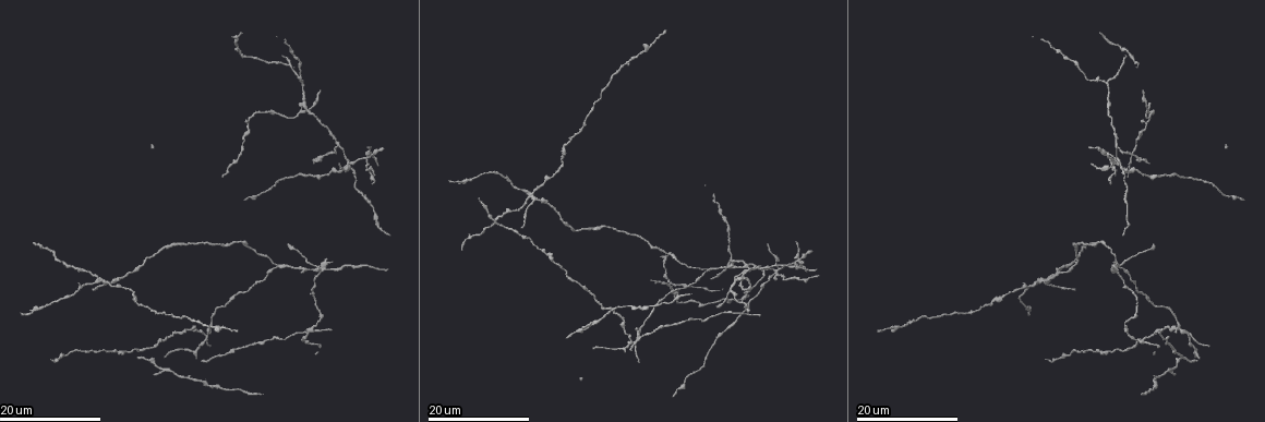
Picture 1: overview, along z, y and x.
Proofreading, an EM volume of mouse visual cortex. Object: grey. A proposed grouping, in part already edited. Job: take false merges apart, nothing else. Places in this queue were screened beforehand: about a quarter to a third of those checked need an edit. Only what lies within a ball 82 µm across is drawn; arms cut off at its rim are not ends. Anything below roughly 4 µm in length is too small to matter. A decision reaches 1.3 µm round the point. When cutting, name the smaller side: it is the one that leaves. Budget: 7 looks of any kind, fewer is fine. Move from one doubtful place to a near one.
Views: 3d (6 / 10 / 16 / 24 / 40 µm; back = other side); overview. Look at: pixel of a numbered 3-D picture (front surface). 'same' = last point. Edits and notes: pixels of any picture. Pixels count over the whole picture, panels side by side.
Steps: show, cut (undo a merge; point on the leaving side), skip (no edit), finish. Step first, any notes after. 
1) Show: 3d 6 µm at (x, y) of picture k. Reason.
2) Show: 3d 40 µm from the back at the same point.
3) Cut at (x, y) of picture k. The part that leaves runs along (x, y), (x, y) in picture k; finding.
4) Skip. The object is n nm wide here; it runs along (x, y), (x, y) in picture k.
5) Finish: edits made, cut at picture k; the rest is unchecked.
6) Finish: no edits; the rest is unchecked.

Show: 3d 24 µm at (750, 267) of picture 1. Thin arm on a thick one.

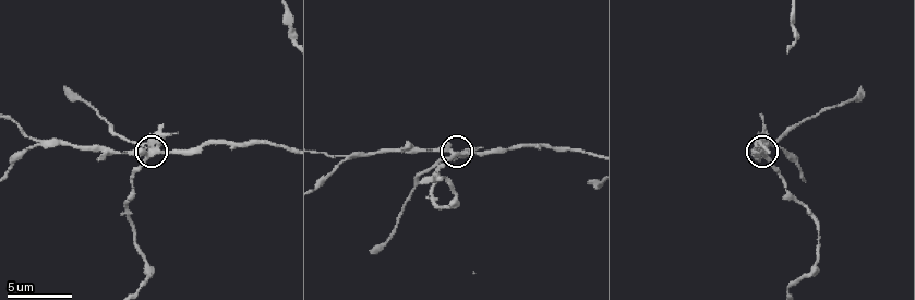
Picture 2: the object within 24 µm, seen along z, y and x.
Show: 3d 10 µm at (453, 157) of picture 2.

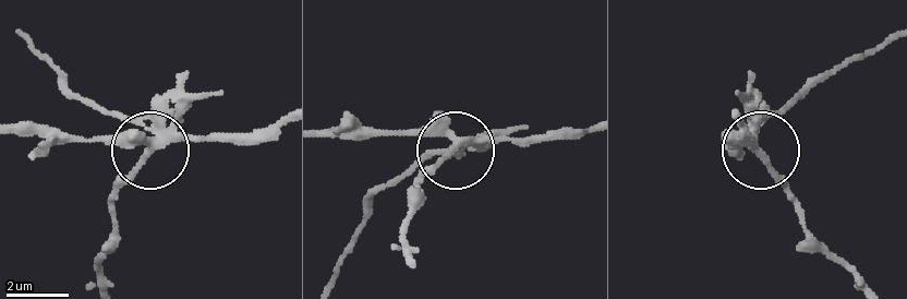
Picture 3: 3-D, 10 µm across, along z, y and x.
Cut at (195, 97) of picture 3. The side arm is 29 µm long; the part that leaves runs along (167, 134), (76, 95), (26, 38) in picture 3; two neurons meet here.

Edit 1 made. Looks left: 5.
Show: 3d 10 µm at (36, 145) of picture 2. A fork.

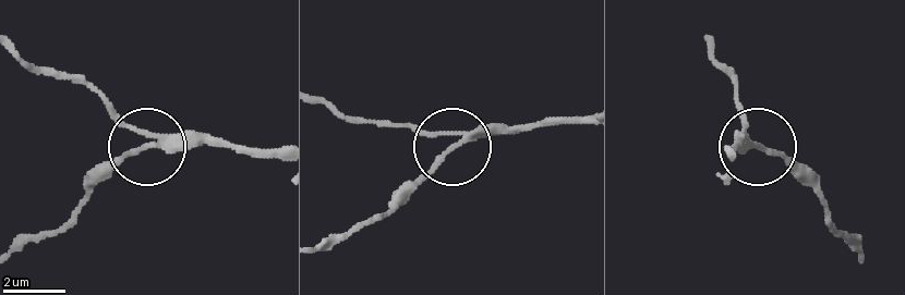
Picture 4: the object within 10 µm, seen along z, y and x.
Skip. 3 arms meet here; it runs along (582, 119), (473, 130), (406, 195) in picture 4; one neuron here.

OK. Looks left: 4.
Show: 3d 24 µm at (208, 338) of picture 1. Four arms meet.

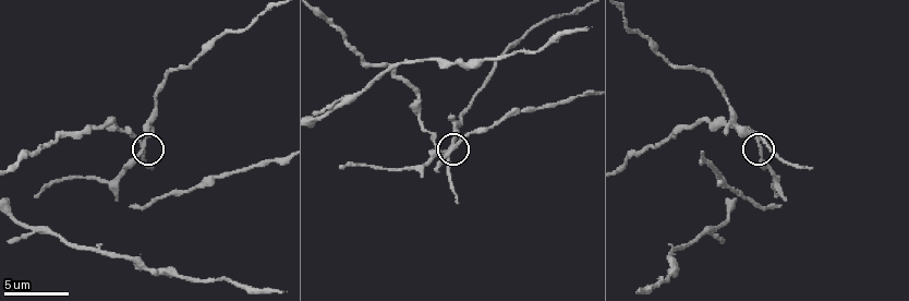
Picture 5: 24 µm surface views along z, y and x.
Show: 3d 10 µm at (143, 145) of picture 5.

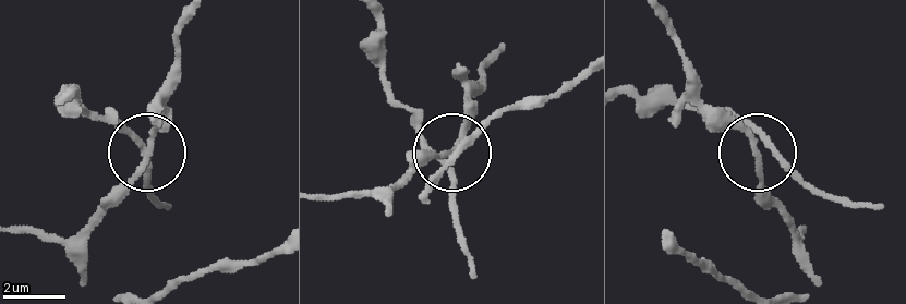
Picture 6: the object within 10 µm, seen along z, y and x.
Skip. The side arm is 43 µm long; it runs along (663, 24), (697, 95), (757, 149), (759, 181), (772, 202) in picture 6; continuous, no second neuron.

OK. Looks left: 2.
Show: 3d 24 µm at (338, 143) of picture 1. Side arm on a straight run.

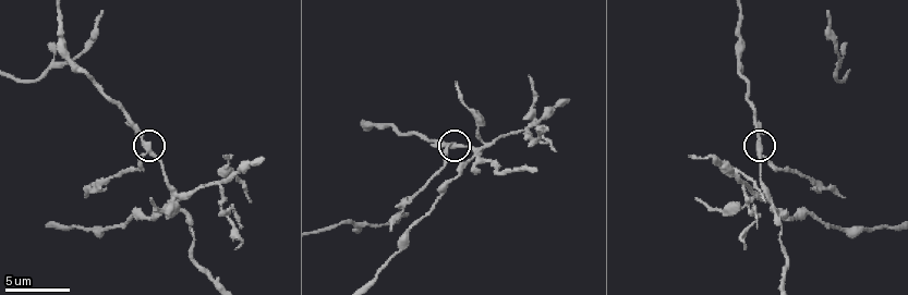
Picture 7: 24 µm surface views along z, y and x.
Show: 3d 10 µm at (758, 149) of picture 7.

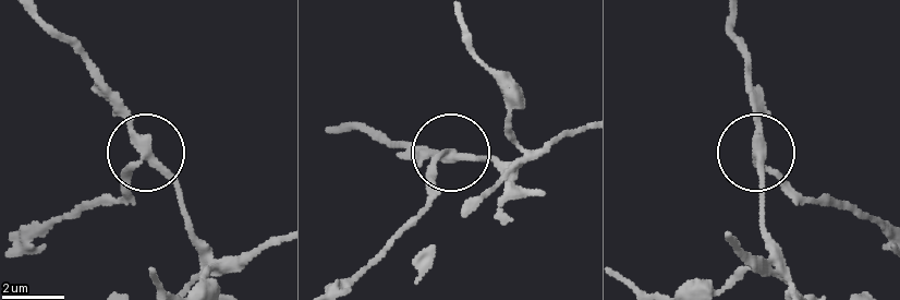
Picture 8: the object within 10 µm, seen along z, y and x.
Cut at (130, 193) of picture 8. The side arm is 10 µm long; the part that leaves runs along (141, 159), (123, 193), (73, 206), (34, 235) in picture 8; a second neuron is stuck on.

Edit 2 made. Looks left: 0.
Finish: edits made, cut at picture 3, cut at picture 8; the rest is unchecked.

